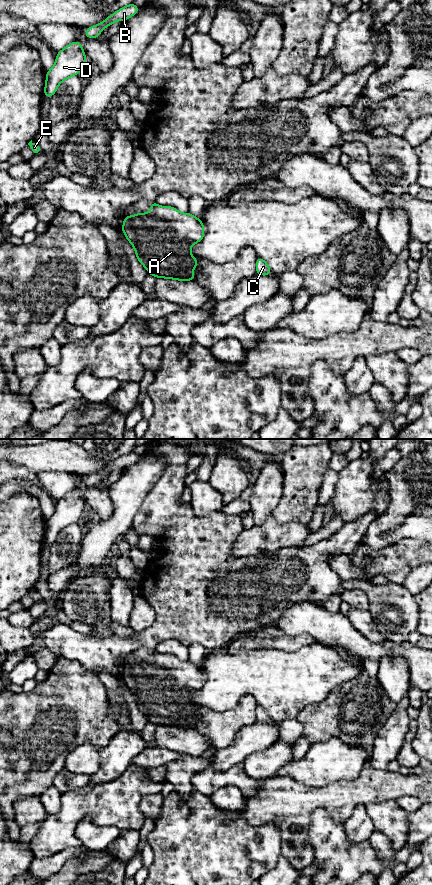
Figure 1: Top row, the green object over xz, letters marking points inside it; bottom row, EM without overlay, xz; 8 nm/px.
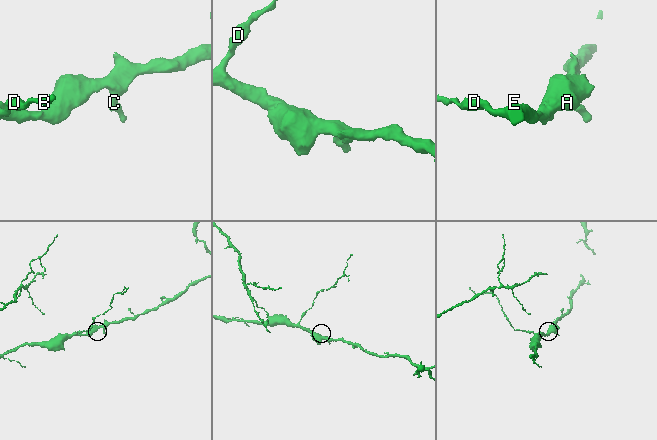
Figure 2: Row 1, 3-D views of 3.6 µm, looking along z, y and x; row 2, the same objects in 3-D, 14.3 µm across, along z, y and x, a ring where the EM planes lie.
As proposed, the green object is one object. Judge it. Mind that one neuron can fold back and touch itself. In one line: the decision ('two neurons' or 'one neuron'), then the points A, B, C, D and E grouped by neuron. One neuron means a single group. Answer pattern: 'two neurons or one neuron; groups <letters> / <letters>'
one neuron; groups A B C D E

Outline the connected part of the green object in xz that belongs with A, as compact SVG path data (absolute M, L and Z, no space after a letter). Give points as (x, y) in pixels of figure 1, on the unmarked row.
M150 651L149 661L125 664L123 669L122 680L135 696L138 709L148 718L150 724L180 729L194 728L192 719L199 708L192 705L191 694L203 688L203 670L189 660L182 662L174 655Z

